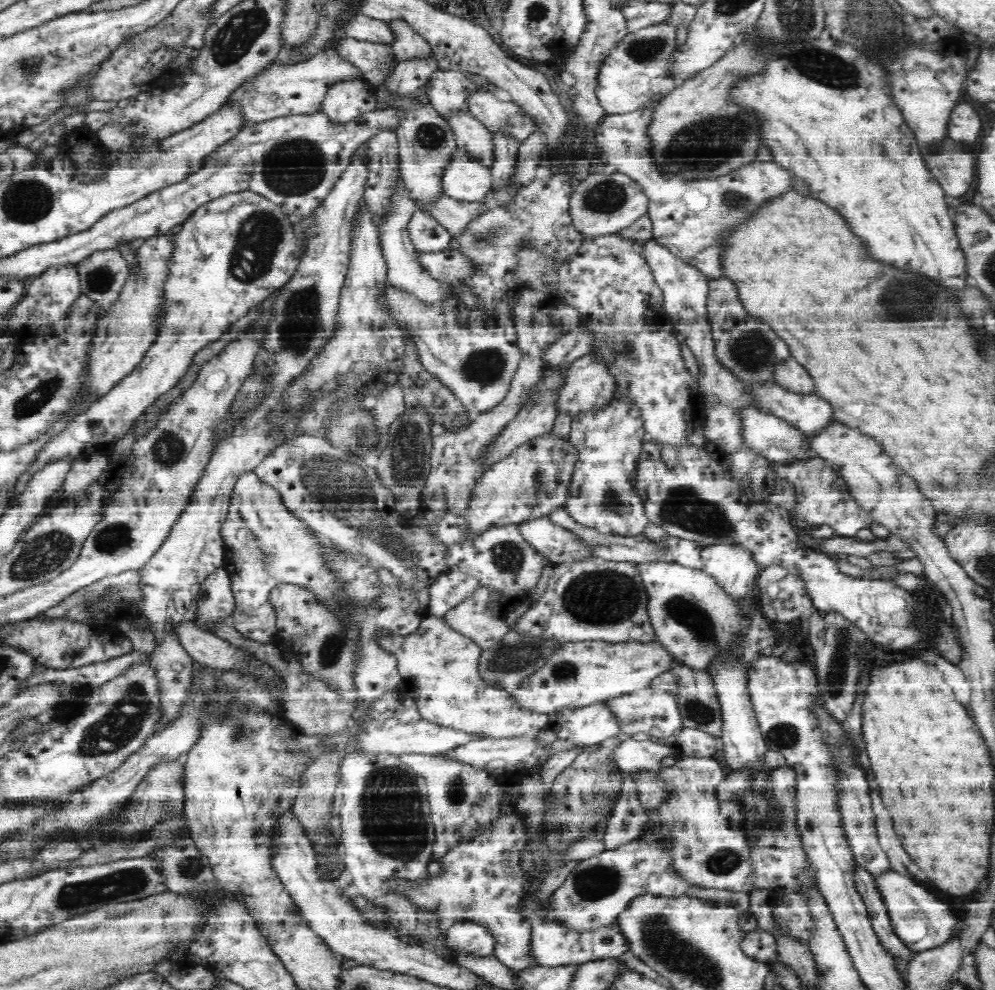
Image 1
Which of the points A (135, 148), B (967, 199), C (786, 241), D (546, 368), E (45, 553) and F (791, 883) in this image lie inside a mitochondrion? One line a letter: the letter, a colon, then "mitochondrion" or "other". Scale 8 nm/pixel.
A: other
B: other
C: other
D: other
E: mitochondrion
F: other

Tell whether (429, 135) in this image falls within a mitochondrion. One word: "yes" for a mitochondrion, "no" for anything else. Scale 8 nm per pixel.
yes

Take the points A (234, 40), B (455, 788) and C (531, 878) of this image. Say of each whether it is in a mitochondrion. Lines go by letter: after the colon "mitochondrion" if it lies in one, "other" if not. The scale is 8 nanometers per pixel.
A: mitochondrion
B: mitochondrion
C: other

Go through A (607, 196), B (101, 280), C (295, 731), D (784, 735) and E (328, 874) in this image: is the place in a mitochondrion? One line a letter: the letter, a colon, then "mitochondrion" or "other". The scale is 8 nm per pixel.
A: mitochondrion
B: mitochondrion
C: other
D: mitochondrion
E: other

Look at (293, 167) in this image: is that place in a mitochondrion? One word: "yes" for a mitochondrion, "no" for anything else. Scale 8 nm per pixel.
yes

